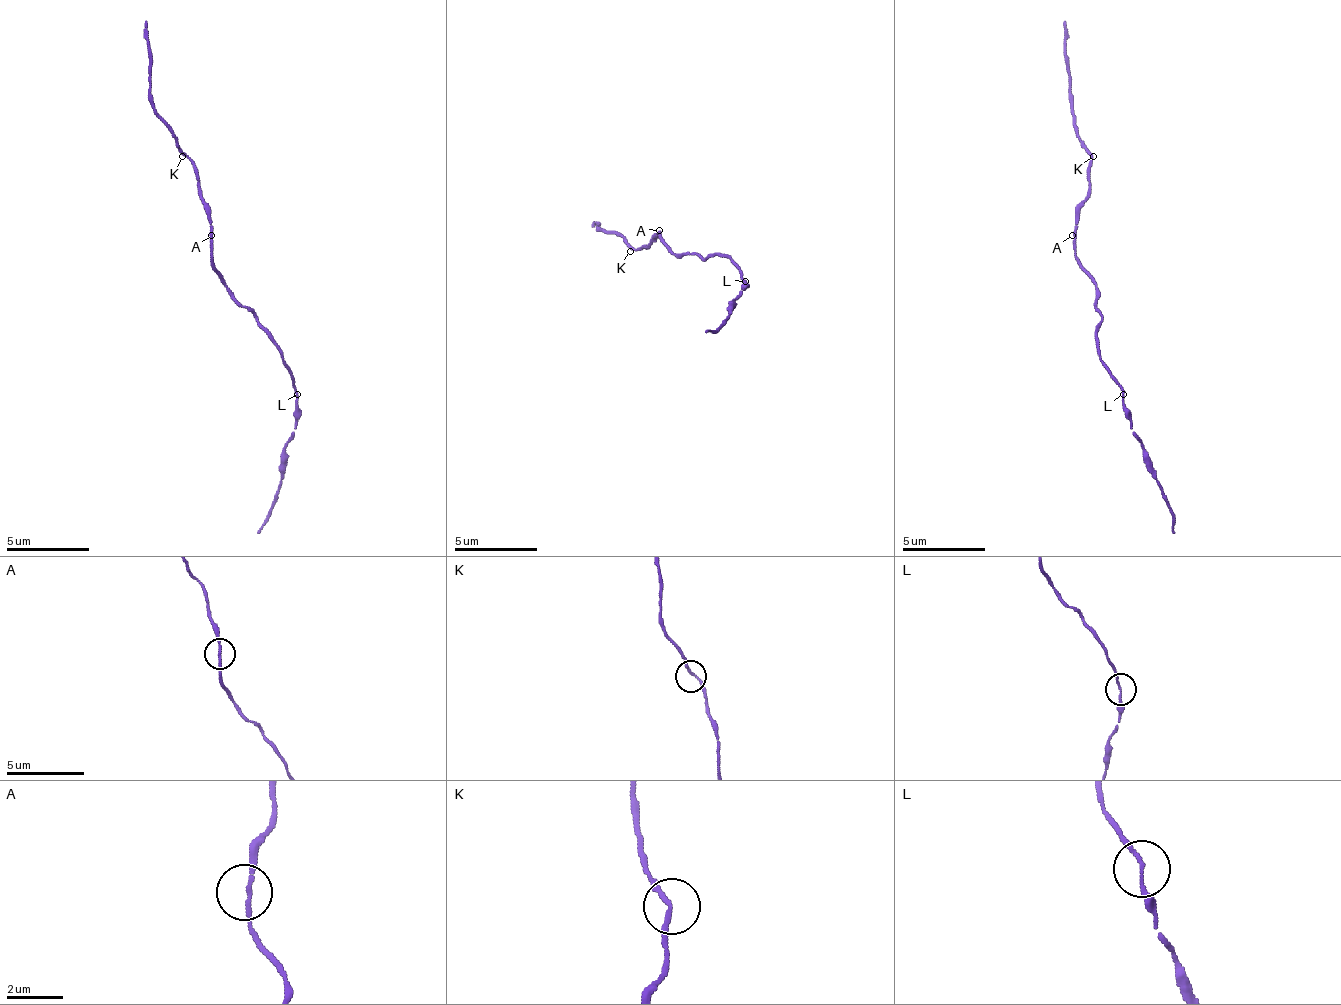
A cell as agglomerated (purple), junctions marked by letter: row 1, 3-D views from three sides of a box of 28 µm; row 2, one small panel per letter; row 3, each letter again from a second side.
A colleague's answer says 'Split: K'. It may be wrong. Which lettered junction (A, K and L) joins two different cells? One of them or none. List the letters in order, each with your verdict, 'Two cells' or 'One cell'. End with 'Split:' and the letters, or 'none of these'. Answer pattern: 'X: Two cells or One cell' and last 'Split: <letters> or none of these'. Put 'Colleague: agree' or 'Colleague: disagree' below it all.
A: One cell
K: One cell
L: Two cells
Split: L
Colleague: disagree

